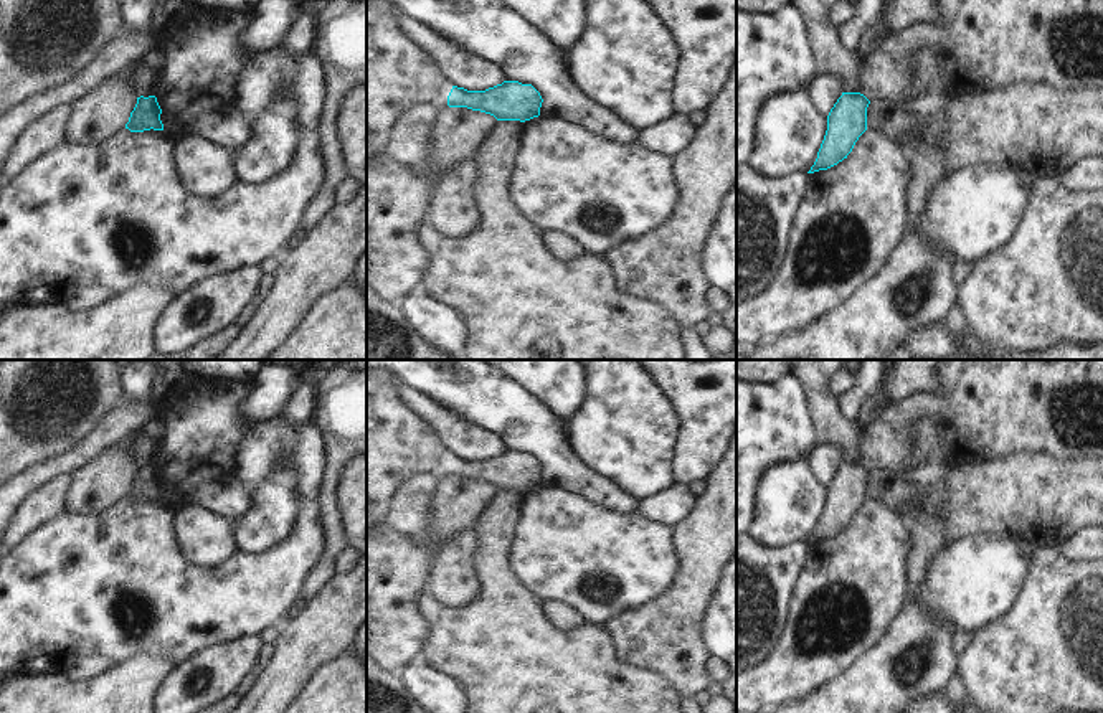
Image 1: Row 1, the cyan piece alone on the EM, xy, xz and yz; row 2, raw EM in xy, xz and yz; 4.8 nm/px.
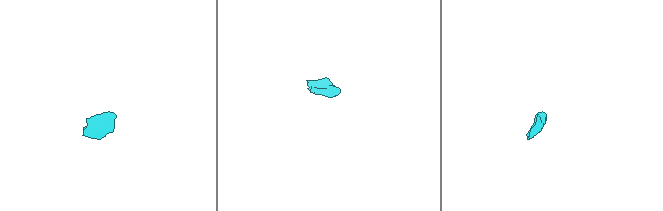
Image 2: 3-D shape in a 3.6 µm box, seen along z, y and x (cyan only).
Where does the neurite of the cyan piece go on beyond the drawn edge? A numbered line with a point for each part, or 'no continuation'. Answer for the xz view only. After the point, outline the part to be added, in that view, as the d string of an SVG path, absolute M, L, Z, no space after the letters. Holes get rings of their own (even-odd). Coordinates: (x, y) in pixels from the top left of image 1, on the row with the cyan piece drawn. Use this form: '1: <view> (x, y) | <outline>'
1: xz (398, 75) | M367 2L367 130L372 134L390 130L396 117L409 106L447 107L447 96L454 86L428 54L400 35L393 18L396 10L398 7L391 2Z

